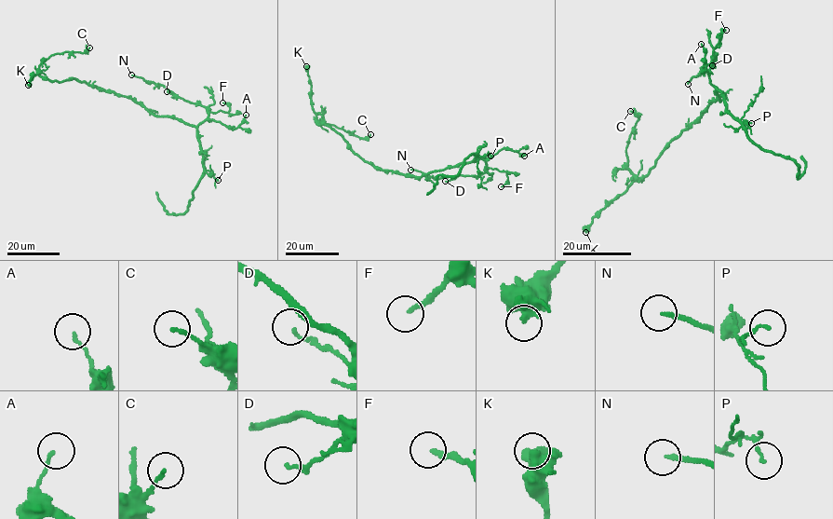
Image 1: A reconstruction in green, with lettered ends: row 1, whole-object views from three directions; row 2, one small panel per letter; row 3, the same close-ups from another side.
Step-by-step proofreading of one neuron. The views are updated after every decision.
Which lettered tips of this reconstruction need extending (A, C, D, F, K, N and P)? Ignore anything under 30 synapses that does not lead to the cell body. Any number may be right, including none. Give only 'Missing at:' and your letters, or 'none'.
Missing at: none

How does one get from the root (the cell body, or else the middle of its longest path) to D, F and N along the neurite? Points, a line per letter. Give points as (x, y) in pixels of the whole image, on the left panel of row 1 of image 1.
D: (148, 111), (196, 126), (208, 116), (207, 108), (167, 91)
F: (148, 111), (196, 126), (208, 113), (228, 113), (229, 105), (222, 102)
N: (148, 111), (196, 126), (208, 116), (207, 108), (177, 97), (163, 86), (131, 75)

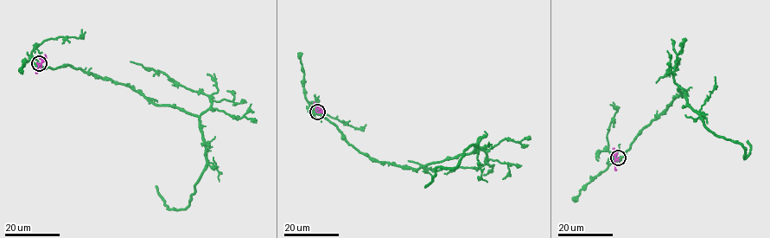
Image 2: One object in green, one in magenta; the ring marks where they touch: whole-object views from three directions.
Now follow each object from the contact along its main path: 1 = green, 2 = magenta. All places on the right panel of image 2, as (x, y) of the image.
1: (618, 157), (676, 95), (682, 96), (679, 86), (687, 106), (717, 136), (737, 141), (744, 158), (747, 140)
2: (618, 157), (615, 160), (613, 148)

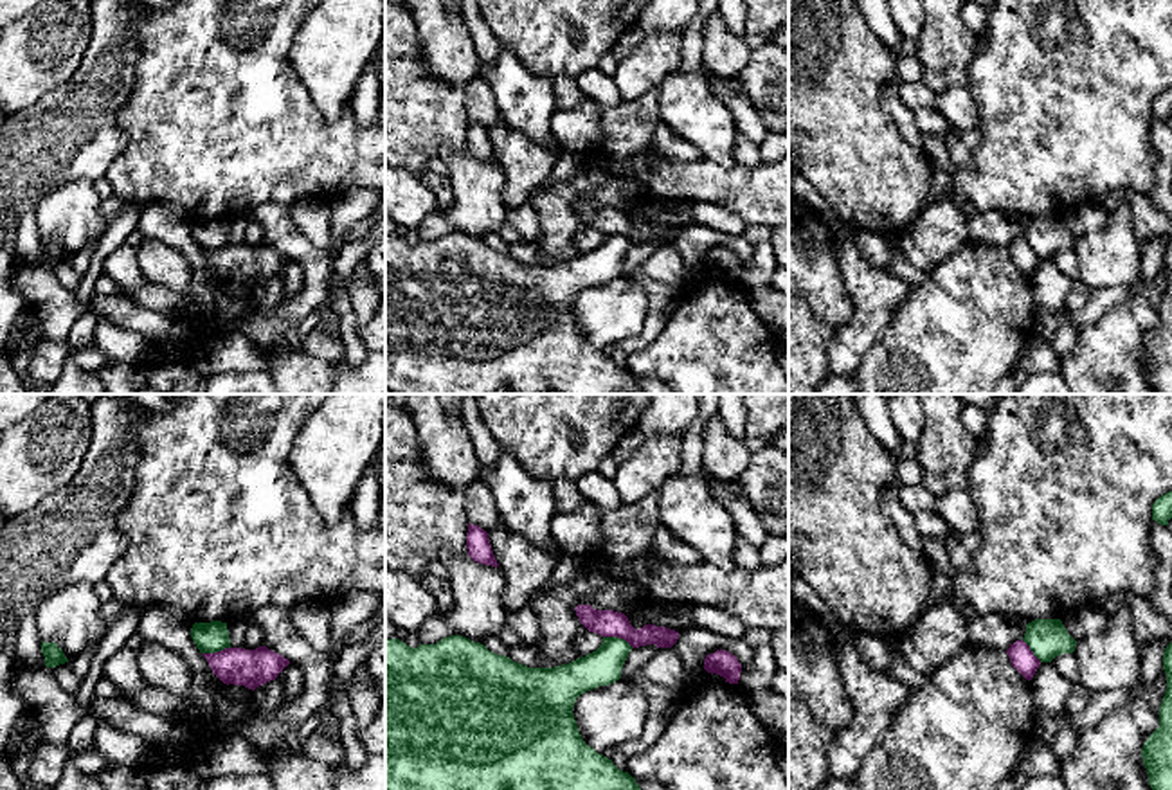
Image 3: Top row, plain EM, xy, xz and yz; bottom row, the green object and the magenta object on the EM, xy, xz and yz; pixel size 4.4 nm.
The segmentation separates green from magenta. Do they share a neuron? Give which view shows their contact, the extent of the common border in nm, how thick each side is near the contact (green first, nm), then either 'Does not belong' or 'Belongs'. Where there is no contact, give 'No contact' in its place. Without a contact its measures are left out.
Touches green in xz. Shared border 140 nm. Thickness 160 nm (green) against 120 nm. Does not belong

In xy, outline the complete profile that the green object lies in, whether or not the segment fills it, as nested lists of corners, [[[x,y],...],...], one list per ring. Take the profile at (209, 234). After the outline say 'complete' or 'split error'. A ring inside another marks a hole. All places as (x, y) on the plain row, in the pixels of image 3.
[[[194,220],[191,225],[191,234],[200,247],[200,250],[216,250],[230,245],[227,220]]]; complete

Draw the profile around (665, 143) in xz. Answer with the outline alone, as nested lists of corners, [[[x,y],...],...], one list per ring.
[[[663,122],[655,126],[652,144],[654,144],[654,153],[666,158],[675,158],[682,162],[697,162],[702,158],[702,153],[695,146],[673,135],[672,130]]]

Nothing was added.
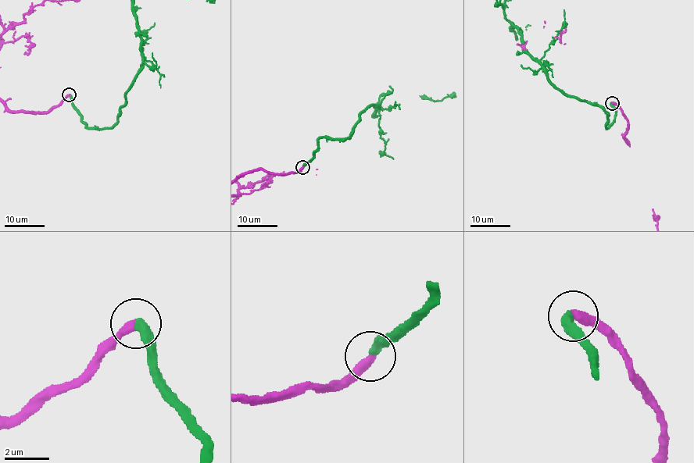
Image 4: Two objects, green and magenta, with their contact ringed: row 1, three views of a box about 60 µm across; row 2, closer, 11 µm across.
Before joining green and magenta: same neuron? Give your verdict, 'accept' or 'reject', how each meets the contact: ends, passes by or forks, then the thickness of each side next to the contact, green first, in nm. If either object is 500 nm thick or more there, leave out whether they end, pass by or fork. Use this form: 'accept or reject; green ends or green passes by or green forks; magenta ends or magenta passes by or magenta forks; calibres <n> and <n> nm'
accept; green ends; magenta ends; calibres 380 and 400 nm

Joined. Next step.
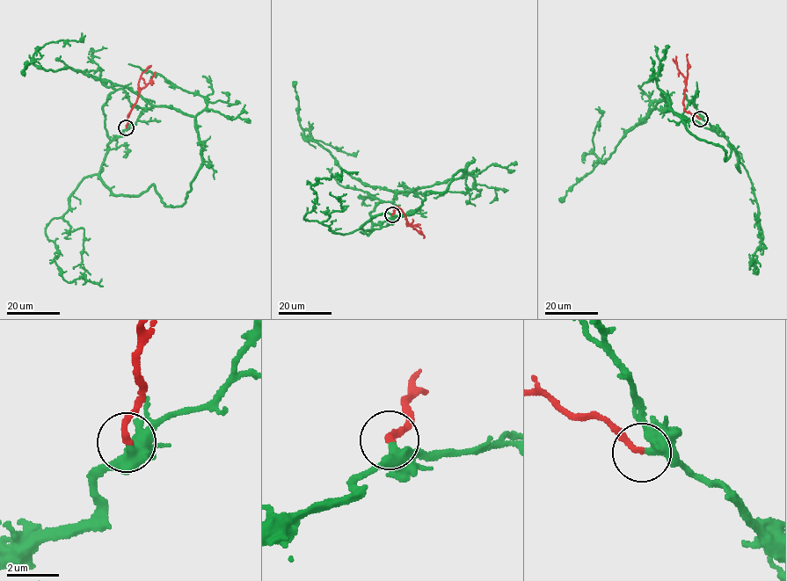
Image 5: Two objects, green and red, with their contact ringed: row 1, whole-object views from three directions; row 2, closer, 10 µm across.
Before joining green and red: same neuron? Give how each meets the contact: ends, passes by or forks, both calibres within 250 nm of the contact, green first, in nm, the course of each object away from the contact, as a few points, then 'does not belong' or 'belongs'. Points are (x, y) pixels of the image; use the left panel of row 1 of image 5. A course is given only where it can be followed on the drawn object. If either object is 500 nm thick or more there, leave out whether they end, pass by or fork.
green passes by; red ends; calibres 360 and 220 nm; course green (127, 127), (102, 183), (182, 206), (194, 118), (33, 64), (85, 35); course red (127, 127), (127, 115), (138, 96), (139, 80), (151, 65); belongs

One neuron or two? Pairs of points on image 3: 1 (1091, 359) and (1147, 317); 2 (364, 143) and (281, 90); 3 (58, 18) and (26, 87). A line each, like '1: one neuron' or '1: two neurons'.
1: one neuron
2: one neuron
3: one neuron

